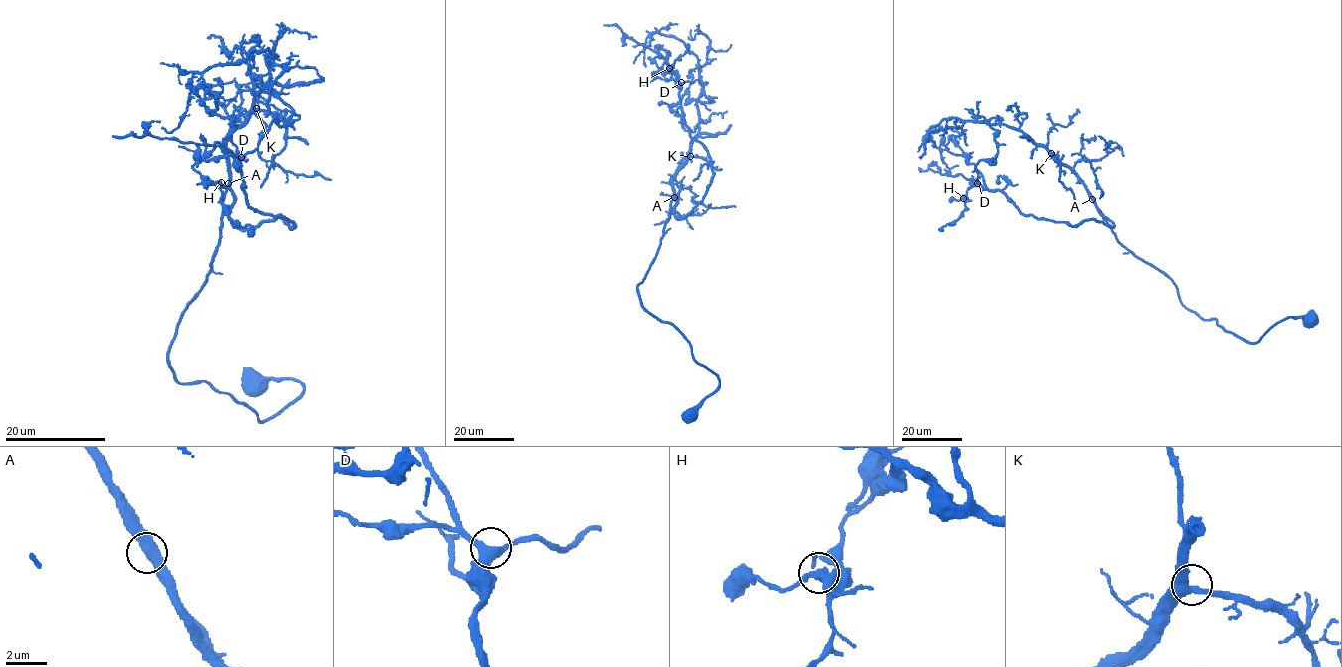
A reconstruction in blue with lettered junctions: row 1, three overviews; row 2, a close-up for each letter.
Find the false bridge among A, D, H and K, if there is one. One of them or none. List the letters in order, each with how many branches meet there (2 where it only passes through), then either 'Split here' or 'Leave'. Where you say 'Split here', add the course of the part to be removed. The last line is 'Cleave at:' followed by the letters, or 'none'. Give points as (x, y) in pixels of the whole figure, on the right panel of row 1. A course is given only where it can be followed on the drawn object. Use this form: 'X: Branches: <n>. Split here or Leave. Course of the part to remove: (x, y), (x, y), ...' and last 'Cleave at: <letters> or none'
A: Branches: 3. Leave
D: Branches: 3. Leave
H: Branches: 3. Leave
K: Branches: 3. Leave
Cleave at: none

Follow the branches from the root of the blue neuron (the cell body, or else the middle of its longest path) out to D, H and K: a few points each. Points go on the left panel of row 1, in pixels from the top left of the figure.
D: (256, 385), (303, 391), (259, 421), (168, 361), (224, 192), (236, 227), (293, 226), (247, 204), (241, 157)
H: (256, 385), (303, 391), (259, 421), (168, 361), (224, 192), (293, 226), (198, 162), (221, 182)
K: (256, 385), (303, 391), (259, 421), (168, 361), (219, 243), (226, 139), (256, 108)

